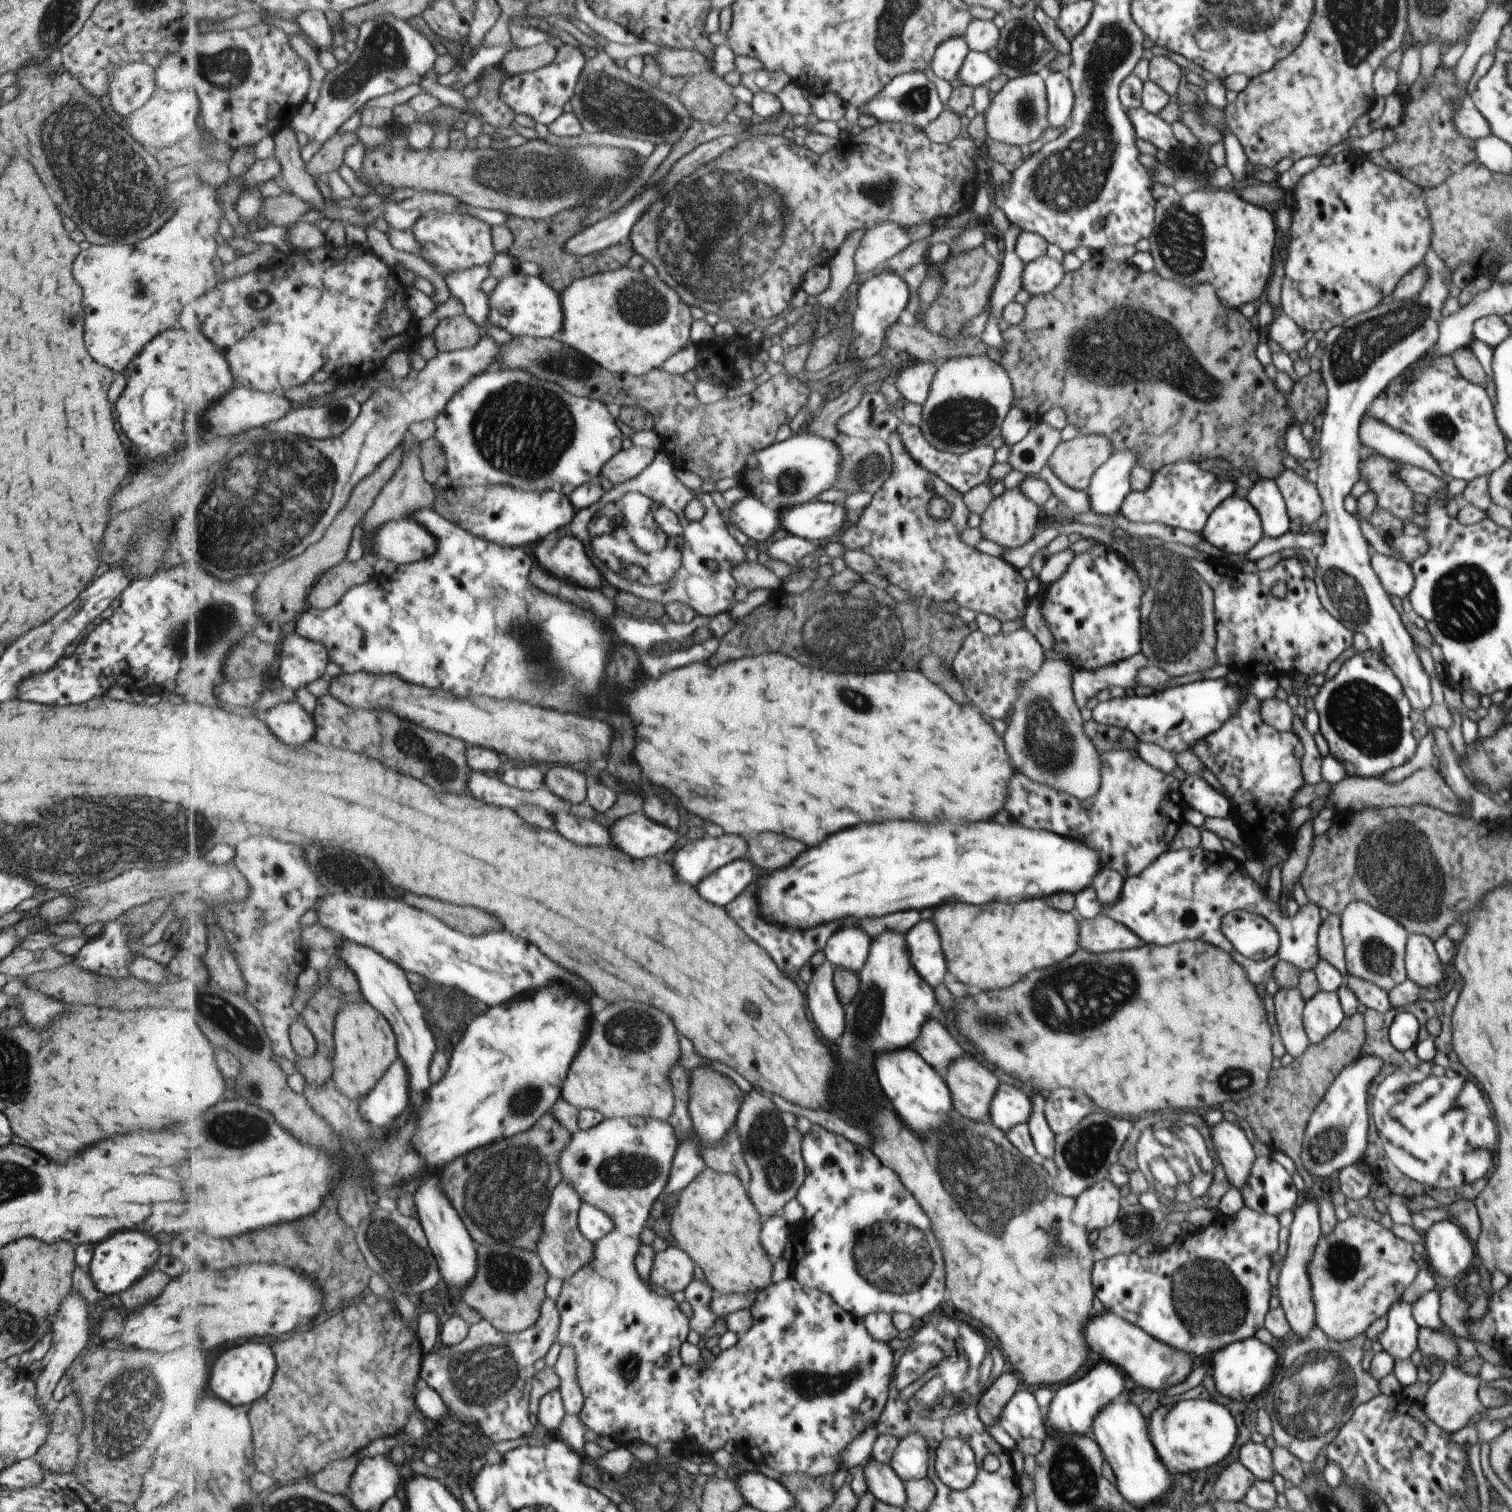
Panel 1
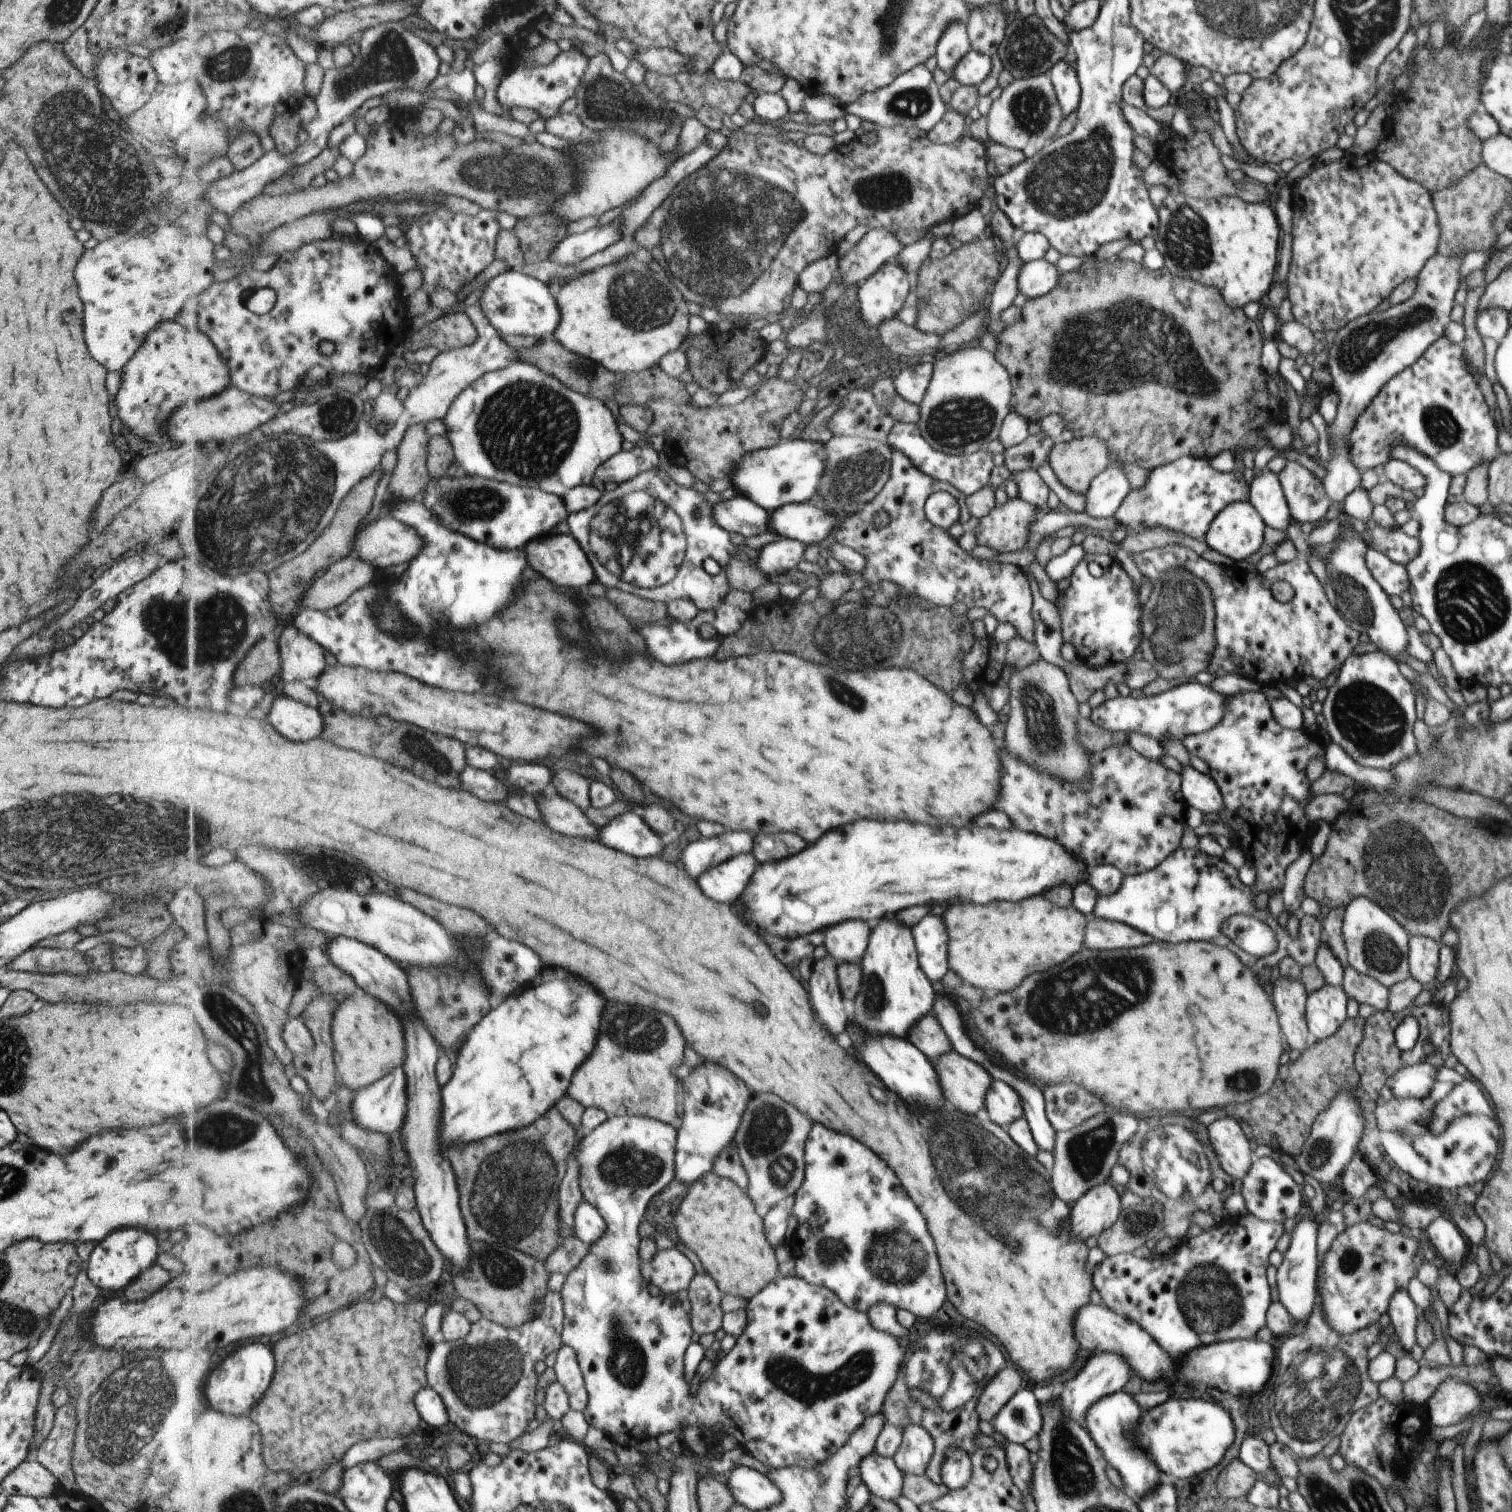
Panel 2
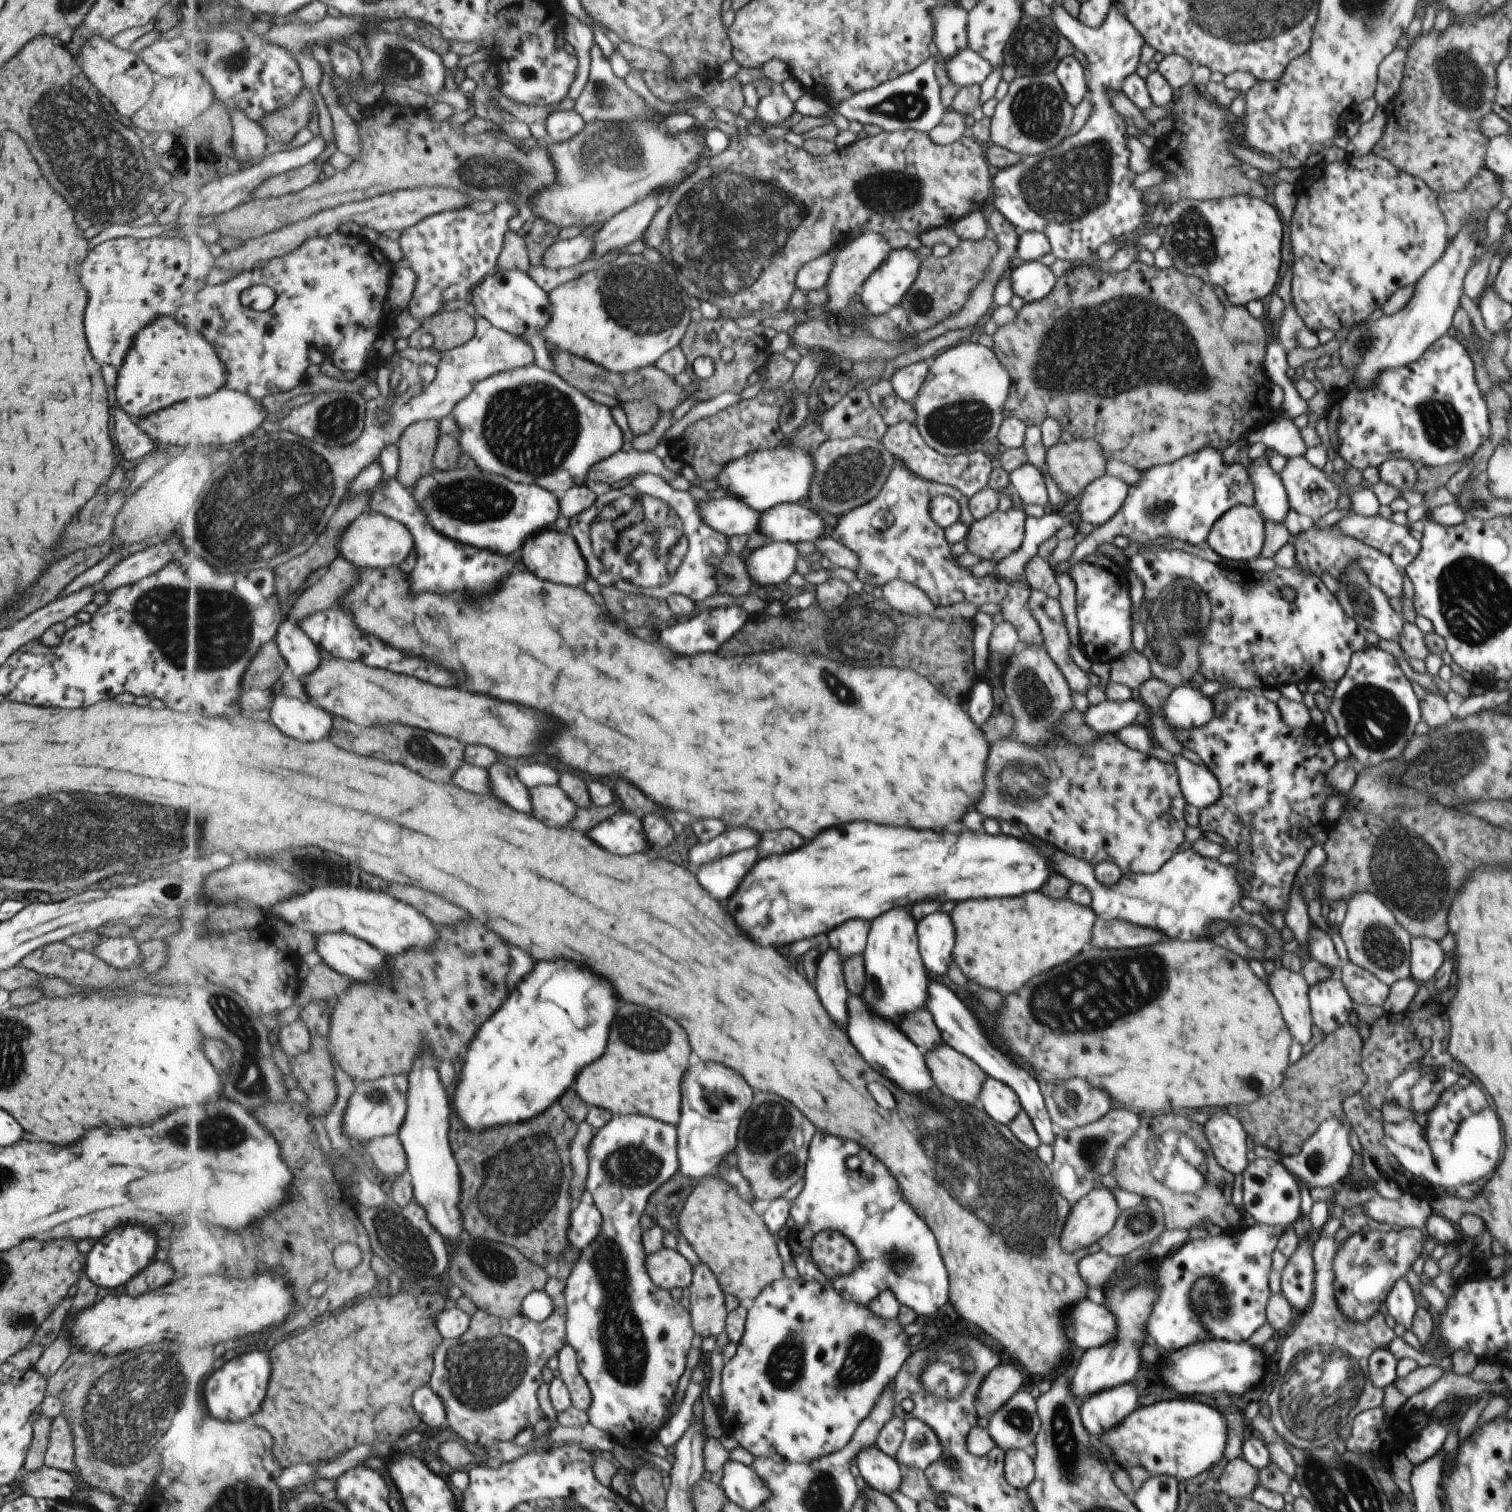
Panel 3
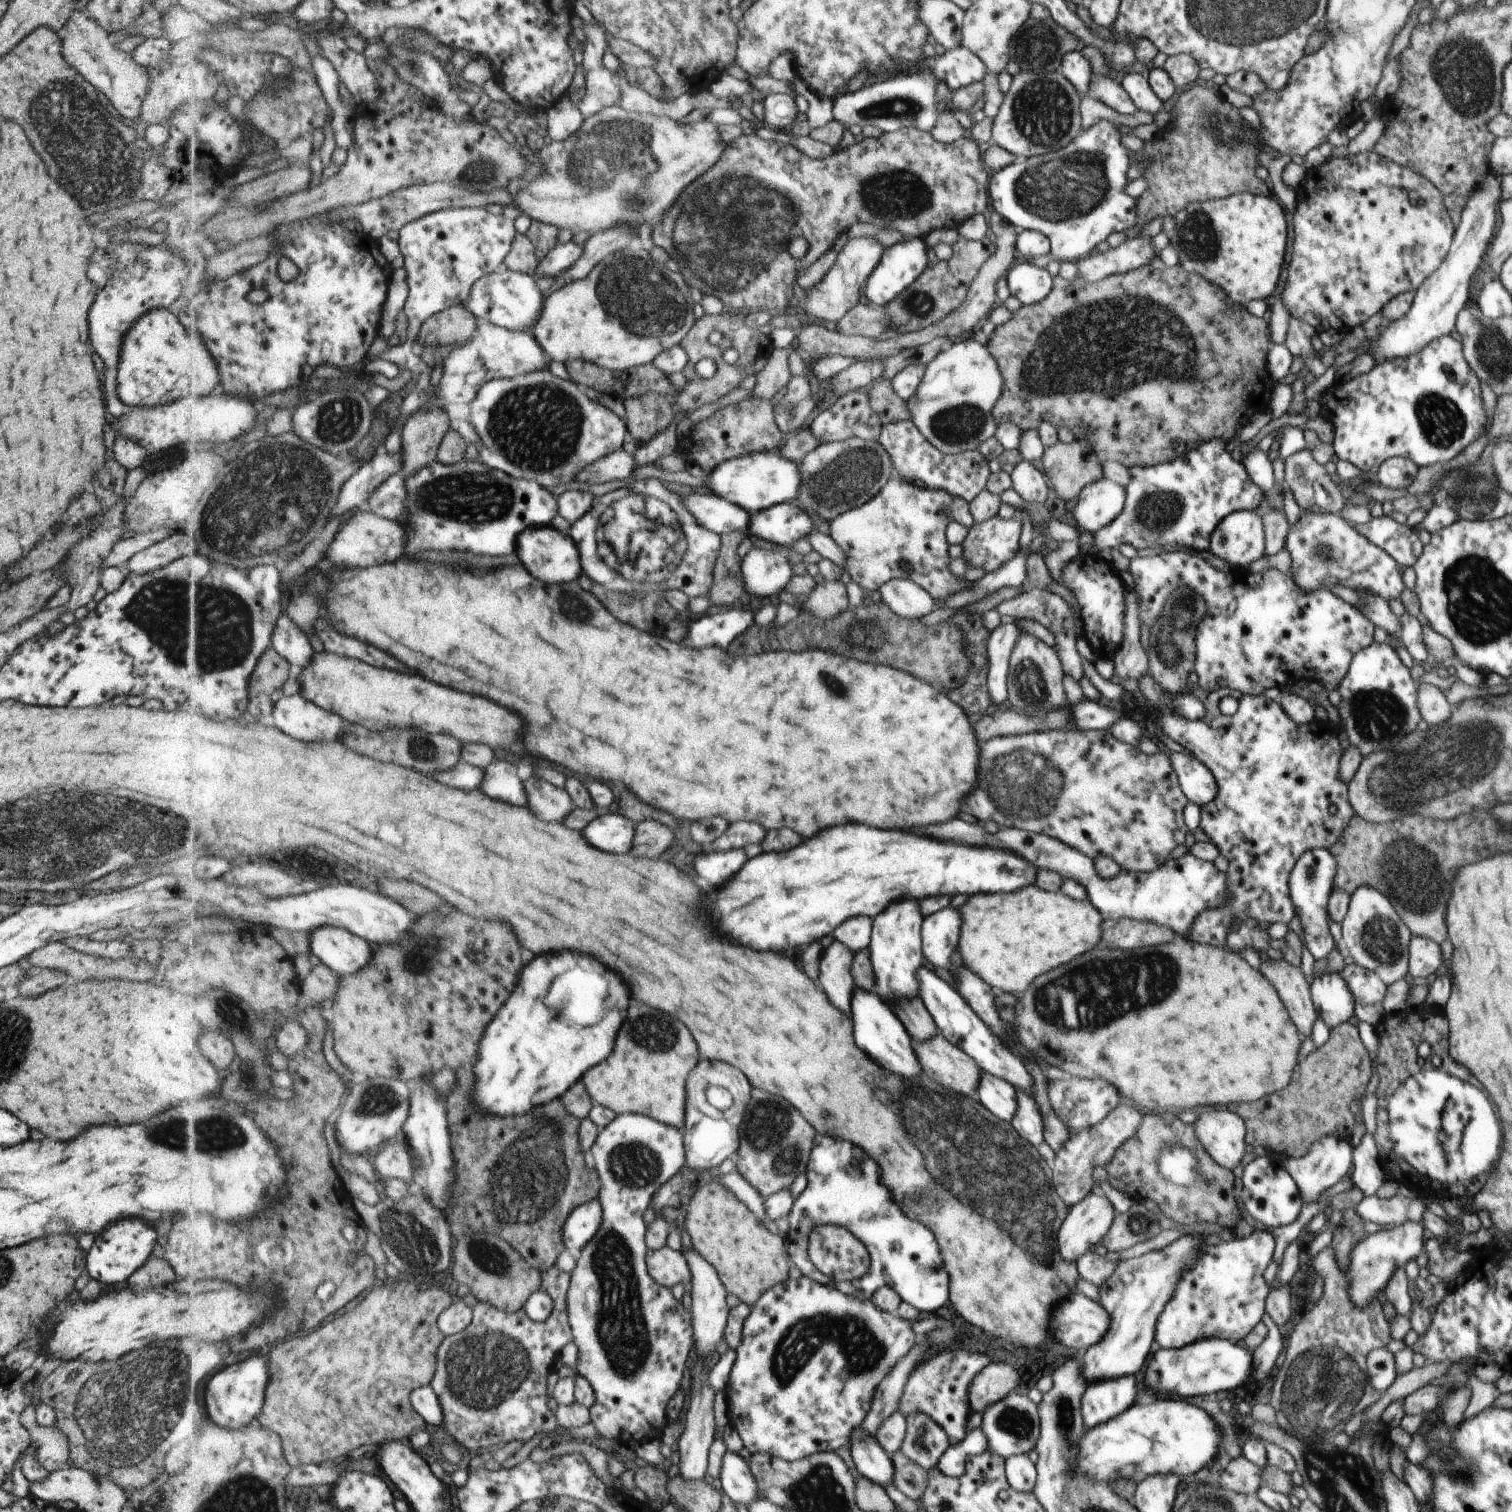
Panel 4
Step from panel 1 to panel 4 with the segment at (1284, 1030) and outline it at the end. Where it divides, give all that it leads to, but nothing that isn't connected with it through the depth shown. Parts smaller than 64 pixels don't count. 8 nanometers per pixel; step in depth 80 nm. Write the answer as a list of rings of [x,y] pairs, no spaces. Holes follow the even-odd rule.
[[[1286,959],[1262,961],[1259,967],[1260,972],[1278,989],[1279,996],[1300,1032],[1310,1037],[1312,1024],[1316,1022],[1318,1014],[1310,998],[1310,984],[1306,982],[1302,969]]]

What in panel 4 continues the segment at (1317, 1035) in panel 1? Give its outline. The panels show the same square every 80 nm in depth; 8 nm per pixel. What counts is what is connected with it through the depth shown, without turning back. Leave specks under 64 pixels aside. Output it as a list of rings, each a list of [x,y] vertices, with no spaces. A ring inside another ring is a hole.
[[[1340,972],[1318,975],[1311,991],[1315,1008],[1329,1028],[1350,1023],[1355,1018],[1355,998]]]

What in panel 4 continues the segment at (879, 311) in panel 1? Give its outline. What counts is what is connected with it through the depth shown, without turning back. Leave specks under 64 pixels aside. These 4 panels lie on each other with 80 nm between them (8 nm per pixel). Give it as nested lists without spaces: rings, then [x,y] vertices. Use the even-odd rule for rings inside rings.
[[[921,237],[905,238],[902,242],[885,247],[880,262],[865,284],[867,298],[878,306],[886,306],[892,300],[897,300],[898,296],[906,291],[914,283],[914,280],[919,278],[919,275],[923,274],[926,264],[928,264],[926,244],[922,242]]]

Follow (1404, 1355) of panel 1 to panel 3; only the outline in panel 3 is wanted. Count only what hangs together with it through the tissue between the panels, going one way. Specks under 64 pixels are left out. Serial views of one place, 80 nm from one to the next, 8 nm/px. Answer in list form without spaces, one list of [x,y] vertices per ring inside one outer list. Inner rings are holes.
[[[1398,1279],[1387,1294],[1386,1308],[1389,1310],[1388,1313],[1392,1315],[1396,1323],[1403,1324],[1407,1330],[1410,1330],[1418,1307],[1415,1295],[1406,1279]]]

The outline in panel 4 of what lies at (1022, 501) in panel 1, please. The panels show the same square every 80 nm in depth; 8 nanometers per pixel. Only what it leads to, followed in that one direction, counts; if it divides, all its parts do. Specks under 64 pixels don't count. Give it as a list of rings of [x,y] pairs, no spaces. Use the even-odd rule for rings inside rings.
[[[996,515],[984,522],[975,522],[961,544],[963,548],[962,556],[968,562],[970,568],[980,568],[985,574],[998,570],[1005,562],[1016,556],[1016,552],[1020,548],[1020,542],[1018,542],[1020,530],[1022,530],[1022,524],[1016,520],[1015,516],[1010,520],[1005,520]]]

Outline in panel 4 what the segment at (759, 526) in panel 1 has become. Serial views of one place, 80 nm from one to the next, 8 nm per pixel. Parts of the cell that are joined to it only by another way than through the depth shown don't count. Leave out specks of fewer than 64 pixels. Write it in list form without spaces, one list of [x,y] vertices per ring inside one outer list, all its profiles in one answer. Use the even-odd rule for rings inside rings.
[[[694,492],[686,495],[683,499],[687,500],[687,507],[696,515],[699,523],[712,532],[717,532],[722,536],[732,531],[749,531],[752,514],[738,503],[734,504],[725,498],[719,497],[716,493],[702,495]]]

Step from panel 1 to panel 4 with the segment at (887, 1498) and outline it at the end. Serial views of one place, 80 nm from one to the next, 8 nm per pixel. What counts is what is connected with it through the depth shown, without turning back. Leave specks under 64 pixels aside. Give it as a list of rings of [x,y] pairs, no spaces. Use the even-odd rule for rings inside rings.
[[[860,1426],[854,1430],[849,1447],[856,1470],[864,1478],[884,1488],[891,1483],[894,1467],[890,1455],[880,1446],[875,1436]]]

